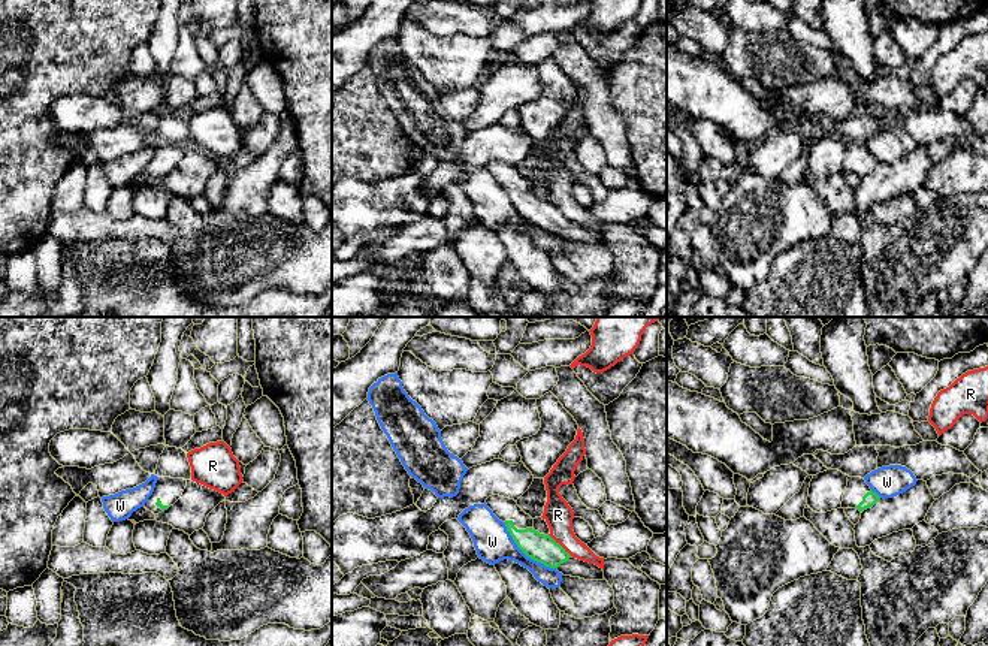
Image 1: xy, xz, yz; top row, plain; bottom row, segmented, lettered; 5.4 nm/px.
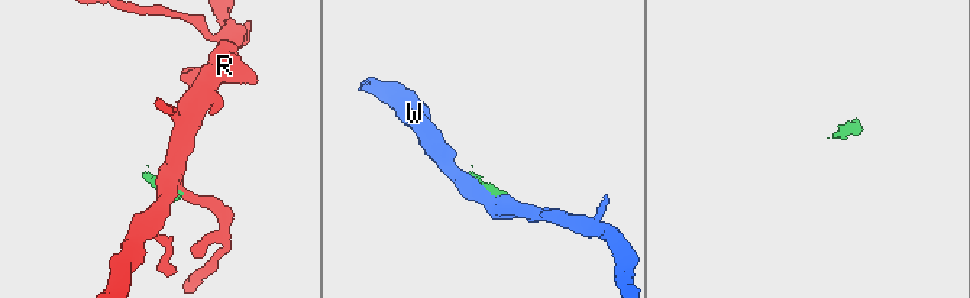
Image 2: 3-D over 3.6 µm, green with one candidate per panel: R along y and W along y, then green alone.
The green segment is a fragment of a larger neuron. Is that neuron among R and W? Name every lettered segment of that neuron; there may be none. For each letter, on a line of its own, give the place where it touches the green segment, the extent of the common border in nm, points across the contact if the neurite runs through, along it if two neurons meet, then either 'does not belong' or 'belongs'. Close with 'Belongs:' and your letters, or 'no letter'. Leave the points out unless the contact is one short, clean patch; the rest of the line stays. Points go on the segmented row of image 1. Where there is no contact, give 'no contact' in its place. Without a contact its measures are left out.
R: xz (559, 545) | 170 nm | along xz (549, 534), (571, 555) | does not belong
W: xz (525, 554) | 380 nm | along xz (504, 522), (513, 542), (528, 557), (555, 568) | does not belong
Belongs: no letter

